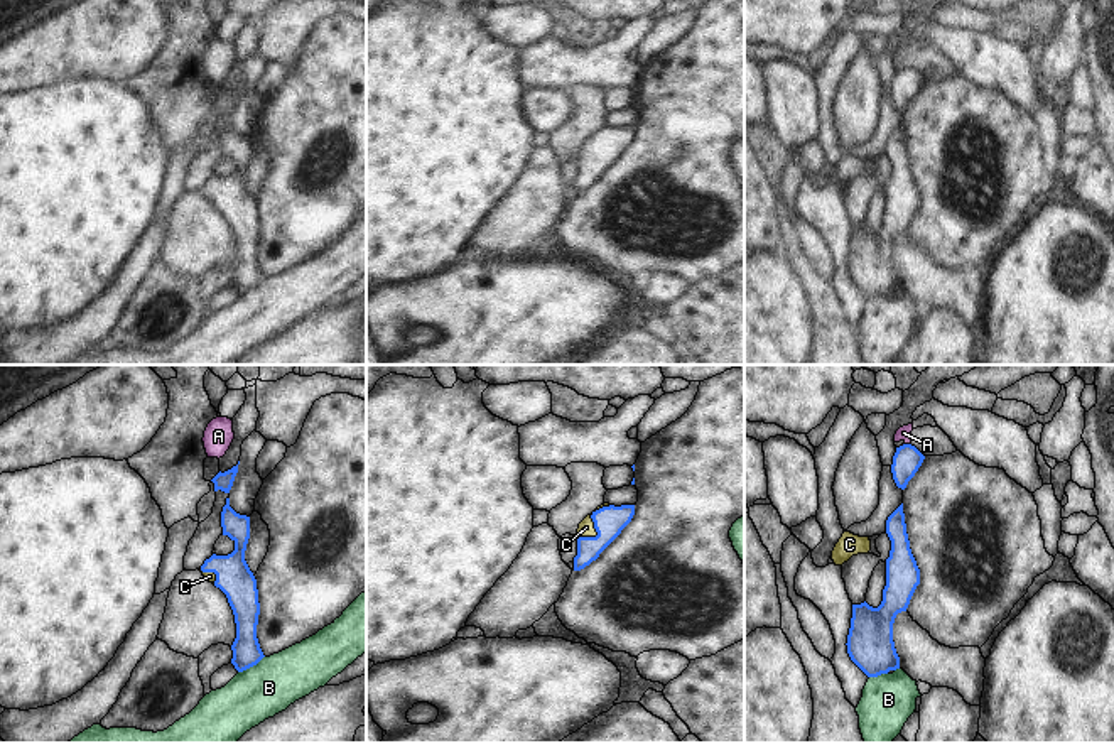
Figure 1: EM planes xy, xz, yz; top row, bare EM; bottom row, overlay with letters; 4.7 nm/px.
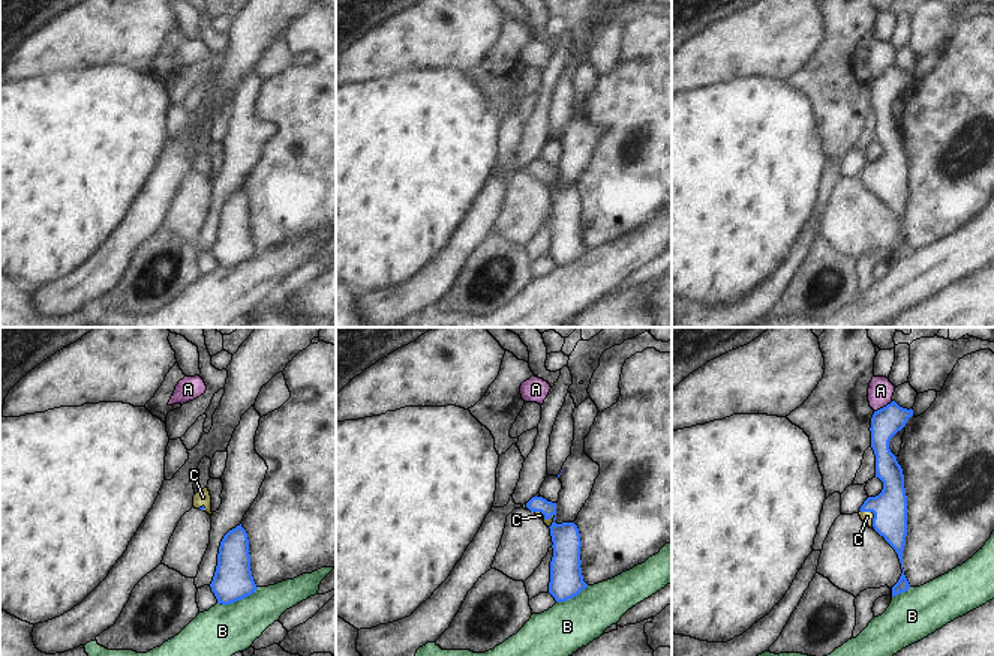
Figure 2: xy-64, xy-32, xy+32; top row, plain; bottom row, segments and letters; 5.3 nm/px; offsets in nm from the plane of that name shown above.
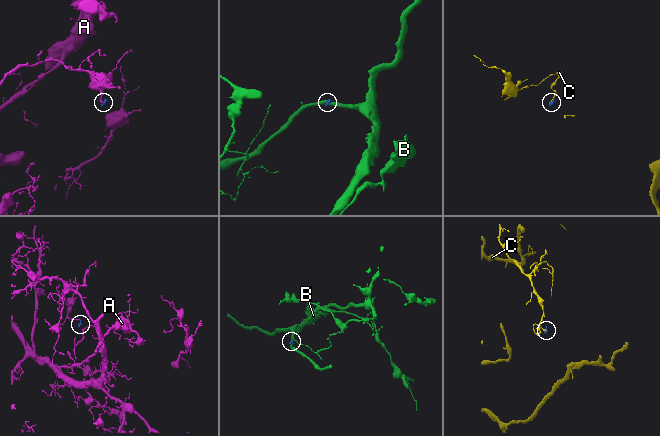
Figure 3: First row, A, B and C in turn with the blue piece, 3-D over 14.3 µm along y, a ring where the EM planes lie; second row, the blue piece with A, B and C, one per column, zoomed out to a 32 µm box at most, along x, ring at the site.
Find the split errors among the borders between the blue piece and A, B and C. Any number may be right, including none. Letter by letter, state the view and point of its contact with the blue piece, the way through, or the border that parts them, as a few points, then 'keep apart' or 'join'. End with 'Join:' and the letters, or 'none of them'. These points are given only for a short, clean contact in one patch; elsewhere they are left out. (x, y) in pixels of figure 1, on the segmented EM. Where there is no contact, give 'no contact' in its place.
A: meets blue in yz at (905, 444); border along yz (908, 443), (902, 446); keep apart
B: meets blue in xy at (250, 666); border along xy (264, 656), (238, 672); keep apart
C: meets blue in xz at (598, 534); runs through xz (610, 520), (598, 534), (586, 527); join
Join: C

